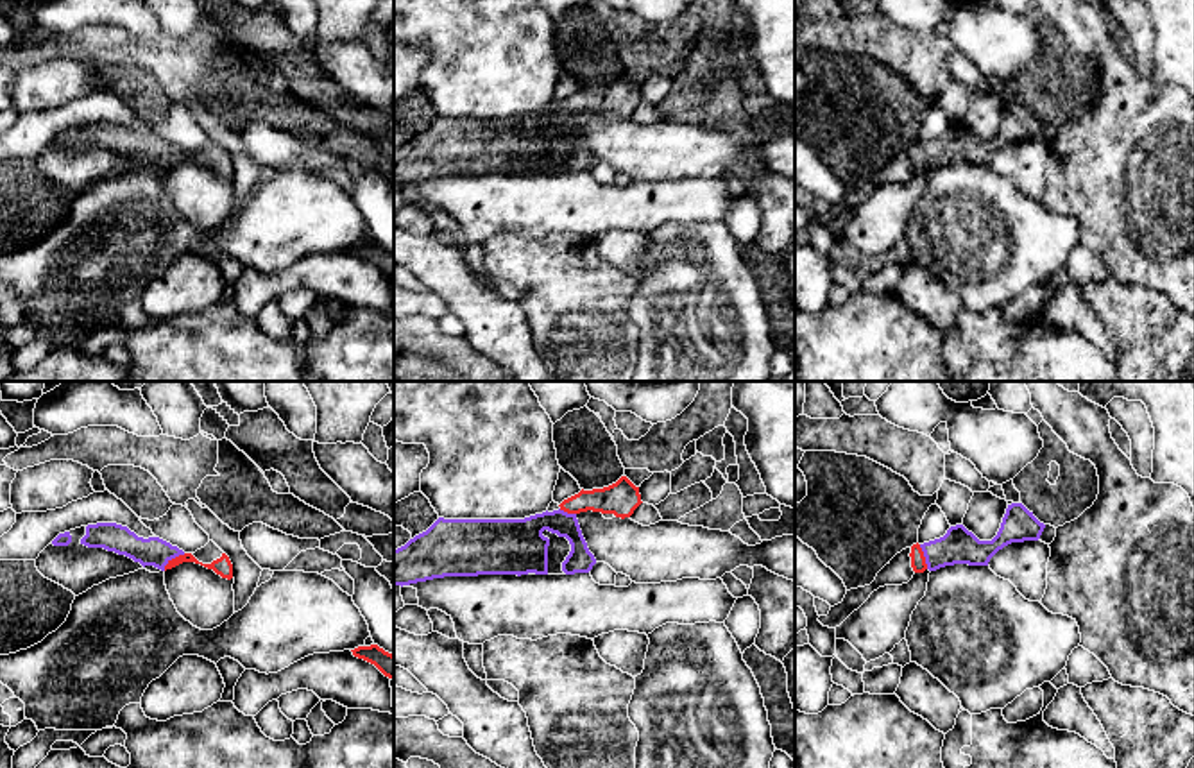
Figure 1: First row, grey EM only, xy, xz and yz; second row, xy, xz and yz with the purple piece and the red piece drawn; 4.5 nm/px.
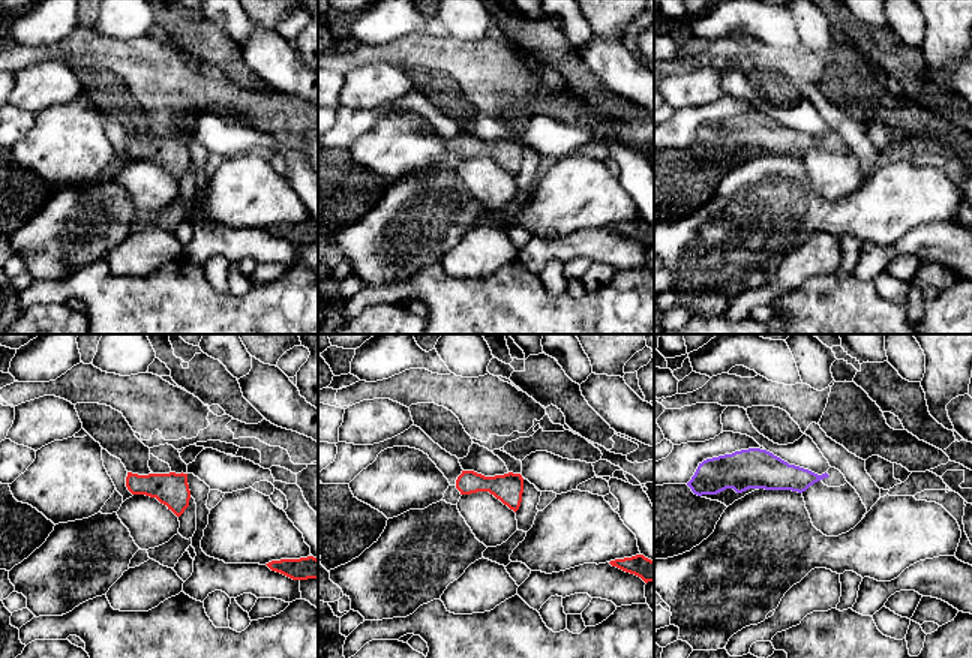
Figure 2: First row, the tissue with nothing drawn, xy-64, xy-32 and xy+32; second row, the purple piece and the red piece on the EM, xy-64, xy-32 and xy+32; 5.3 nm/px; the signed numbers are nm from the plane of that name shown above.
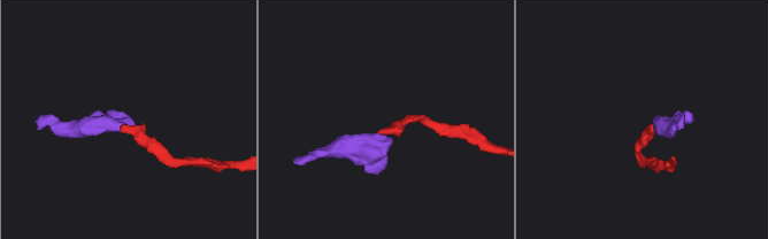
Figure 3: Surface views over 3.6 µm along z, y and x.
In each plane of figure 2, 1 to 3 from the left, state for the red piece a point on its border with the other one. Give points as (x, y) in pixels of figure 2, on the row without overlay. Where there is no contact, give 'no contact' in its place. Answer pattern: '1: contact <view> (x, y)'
1: no contact
2: no contact
3: no contact

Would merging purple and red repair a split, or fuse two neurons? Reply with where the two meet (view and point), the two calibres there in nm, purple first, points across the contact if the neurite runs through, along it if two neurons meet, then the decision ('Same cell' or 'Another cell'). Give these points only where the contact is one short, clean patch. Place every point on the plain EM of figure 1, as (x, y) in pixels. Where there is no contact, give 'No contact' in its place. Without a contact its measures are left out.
Touches purple at xy (172, 156). Thickness 130 nm (purple) against 90 nm. Path across: xy (154, 151), (172, 156), (222, 165). Same cell

